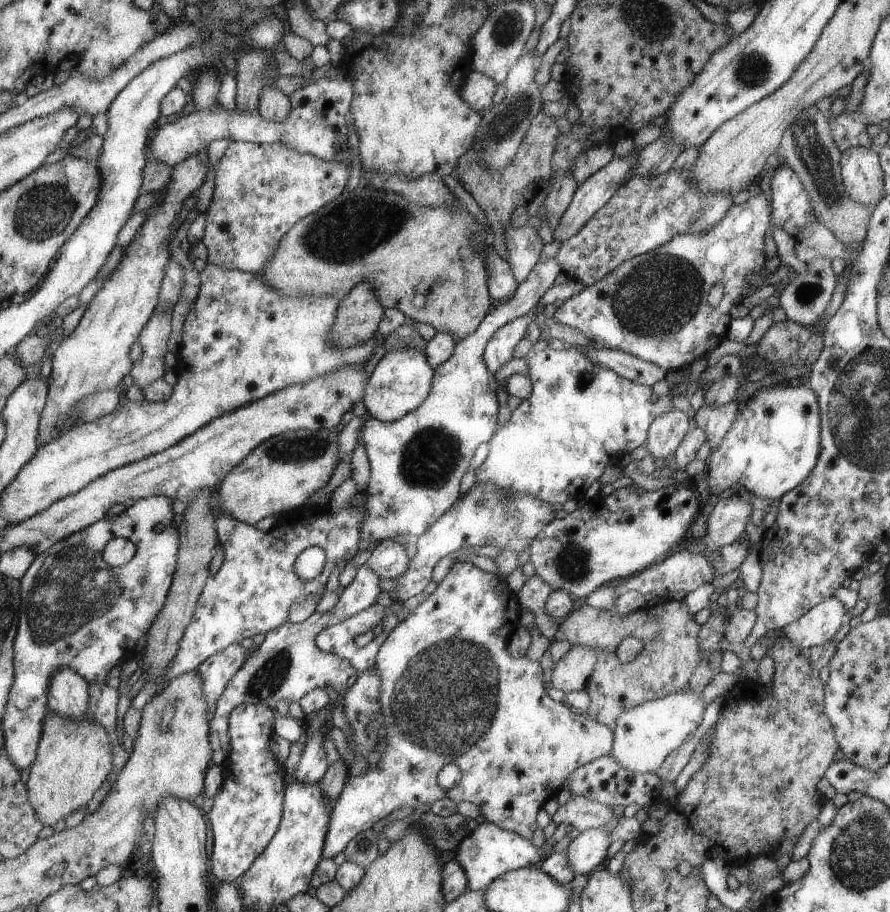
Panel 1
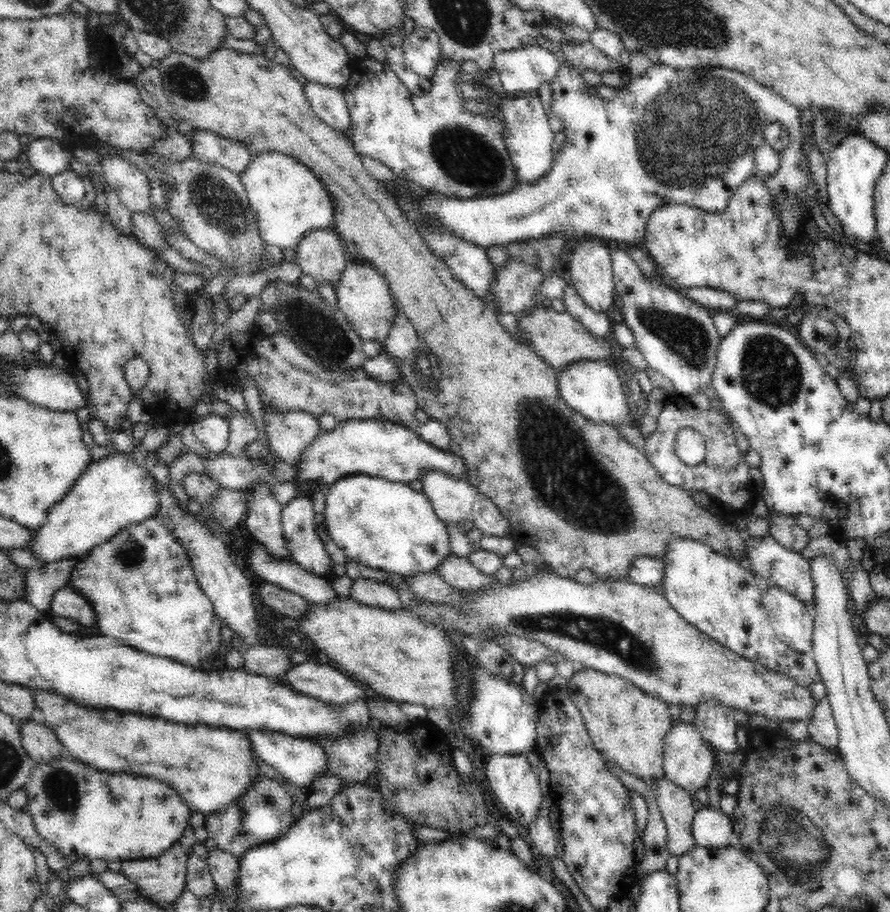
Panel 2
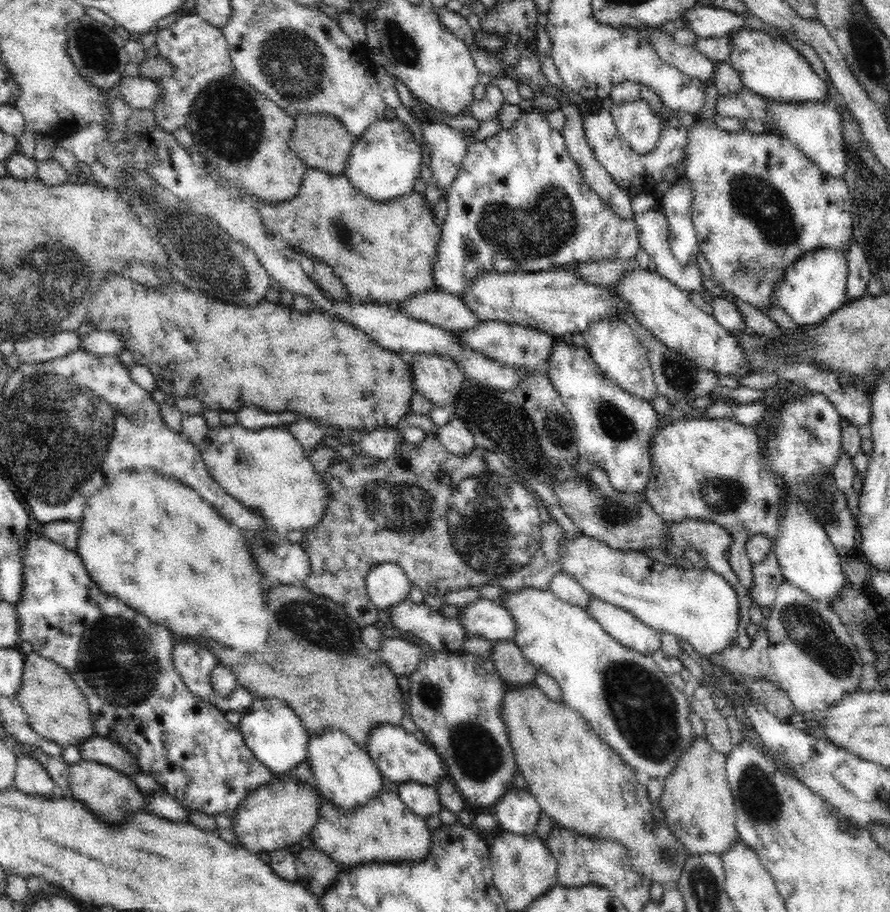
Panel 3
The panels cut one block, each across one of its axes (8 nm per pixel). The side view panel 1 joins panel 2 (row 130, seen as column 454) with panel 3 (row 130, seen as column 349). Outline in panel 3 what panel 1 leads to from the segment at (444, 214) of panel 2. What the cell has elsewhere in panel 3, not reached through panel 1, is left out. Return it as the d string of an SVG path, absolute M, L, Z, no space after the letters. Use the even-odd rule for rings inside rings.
M766 100L766 109L773 119L776 134L792 141L808 158L811 158L822 172L843 178L846 172L846 145L844 145L843 121L839 112L829 102L816 102L815 104L785 104L772 103Z

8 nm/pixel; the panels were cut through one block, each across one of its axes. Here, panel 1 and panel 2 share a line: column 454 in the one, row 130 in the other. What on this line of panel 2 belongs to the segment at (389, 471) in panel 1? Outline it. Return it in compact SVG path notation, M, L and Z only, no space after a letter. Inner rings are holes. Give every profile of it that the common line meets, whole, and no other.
M362 58L358 64L352 64L349 83L342 90L350 111L350 130L347 136L361 157L369 156L383 162L398 178L416 182L430 193L435 191L456 199L503 195L519 183L506 140L503 139L503 122L498 118L488 120L482 114L470 114L462 108L462 96L454 86L458 80L456 76L460 74L460 66L456 61L444 59L442 64L436 66L430 89L416 96L404 86L387 62Z

